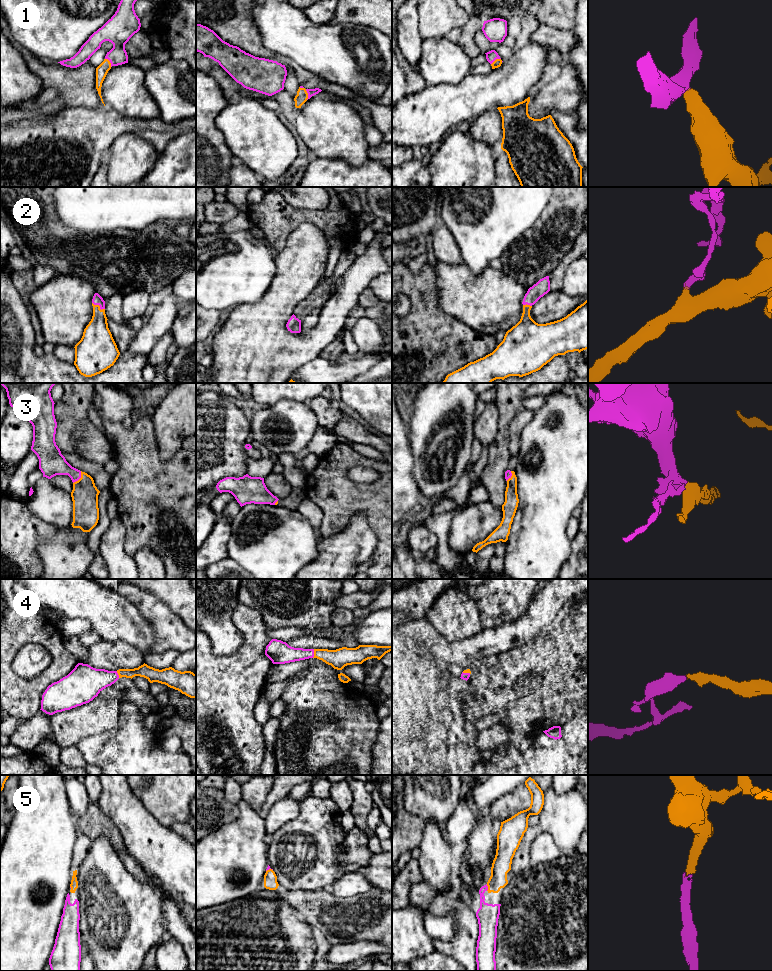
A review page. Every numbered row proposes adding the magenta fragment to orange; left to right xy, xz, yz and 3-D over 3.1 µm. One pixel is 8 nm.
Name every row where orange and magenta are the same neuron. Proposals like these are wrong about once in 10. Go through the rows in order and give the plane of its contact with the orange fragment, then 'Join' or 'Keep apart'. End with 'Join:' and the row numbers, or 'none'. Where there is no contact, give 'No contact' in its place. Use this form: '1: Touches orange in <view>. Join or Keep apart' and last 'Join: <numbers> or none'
1: Touches orange in xz. Join
2: Touches orange in xy. Join
3: Touches orange in xy. Join
4: Touches orange in xz. Join
5: Touches orange in yz. Join
Join: 1, 2, 3, 4, 5

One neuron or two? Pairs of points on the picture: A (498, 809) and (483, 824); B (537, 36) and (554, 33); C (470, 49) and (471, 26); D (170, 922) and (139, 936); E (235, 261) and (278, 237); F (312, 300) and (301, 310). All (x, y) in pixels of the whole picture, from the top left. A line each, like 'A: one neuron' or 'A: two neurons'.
A: two neurons
B: one neuron
C: one neuron
D: two neurons
E: two neurons
F: one neuron

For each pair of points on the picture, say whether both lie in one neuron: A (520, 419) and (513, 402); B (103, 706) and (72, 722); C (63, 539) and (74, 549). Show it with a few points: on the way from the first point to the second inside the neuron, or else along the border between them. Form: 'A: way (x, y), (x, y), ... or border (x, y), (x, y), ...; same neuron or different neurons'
A: border (524, 409), (512, 419), (509, 425), (509, 434); different neurons
B: way (95, 714), (90, 719), (80, 722); same neuron
C: way (66, 542), (71, 547); same neuron

